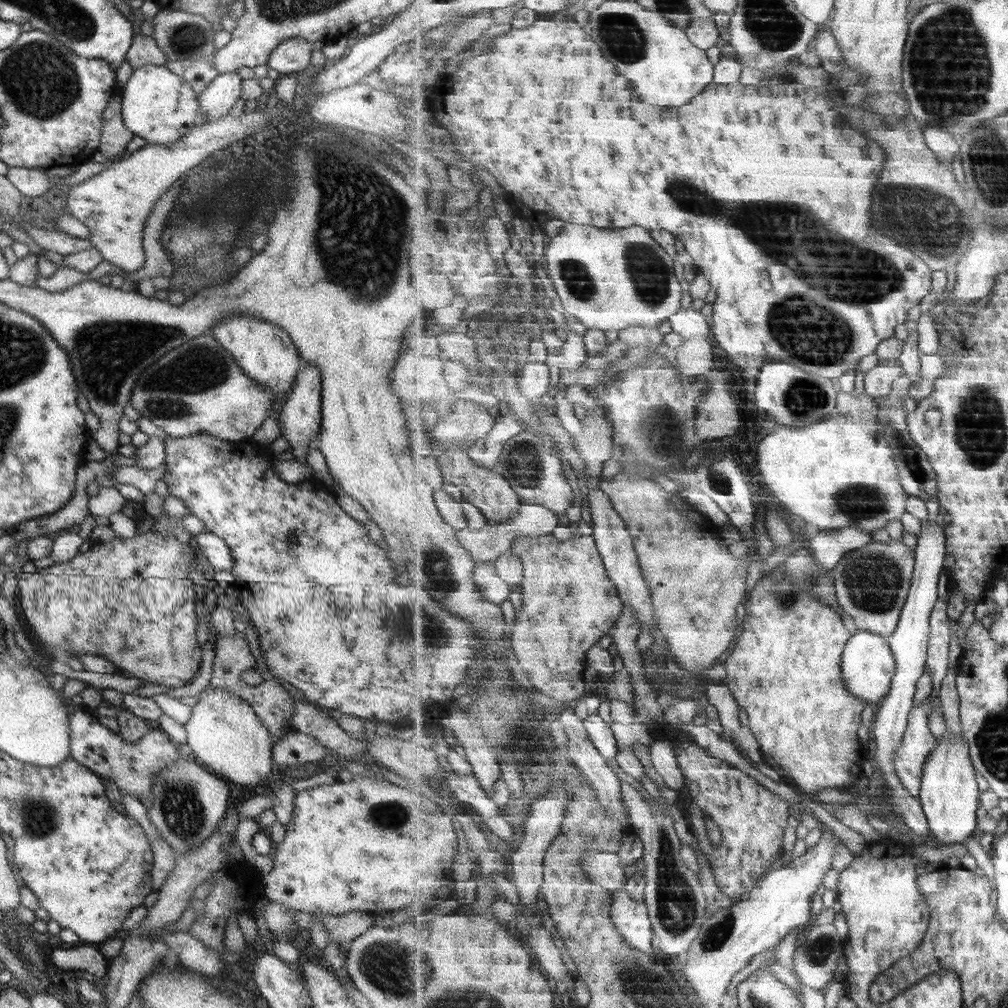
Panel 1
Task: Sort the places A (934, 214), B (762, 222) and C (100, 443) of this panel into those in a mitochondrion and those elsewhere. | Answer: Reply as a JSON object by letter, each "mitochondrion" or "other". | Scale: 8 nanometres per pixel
{"A":"mitochondrion","B":"mitochondrion","C":"other"}

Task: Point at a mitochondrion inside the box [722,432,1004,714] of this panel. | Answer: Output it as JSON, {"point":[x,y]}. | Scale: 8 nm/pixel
{"point":[873,582]}

